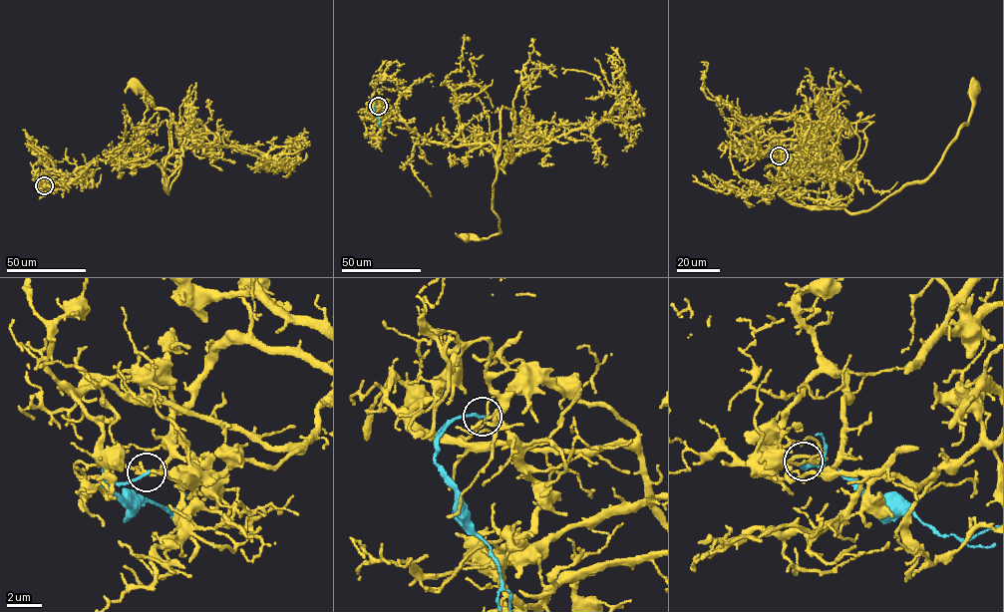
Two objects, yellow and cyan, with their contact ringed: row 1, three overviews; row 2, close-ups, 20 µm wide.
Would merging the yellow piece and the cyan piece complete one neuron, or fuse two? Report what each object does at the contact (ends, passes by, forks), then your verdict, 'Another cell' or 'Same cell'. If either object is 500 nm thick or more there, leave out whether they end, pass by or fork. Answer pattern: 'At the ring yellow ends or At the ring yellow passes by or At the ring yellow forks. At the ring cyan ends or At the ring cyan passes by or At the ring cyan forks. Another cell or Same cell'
At the ring yellow ends. At the ring cyan ends. Another cell

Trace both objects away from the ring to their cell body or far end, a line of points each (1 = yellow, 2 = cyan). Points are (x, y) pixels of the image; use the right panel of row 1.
1: (779, 156), (829, 147), (834, 197), (851, 212), (866, 211), (930, 174), (968, 122), (973, 87)
2: (779, 156), (799, 165), (806, 163)

